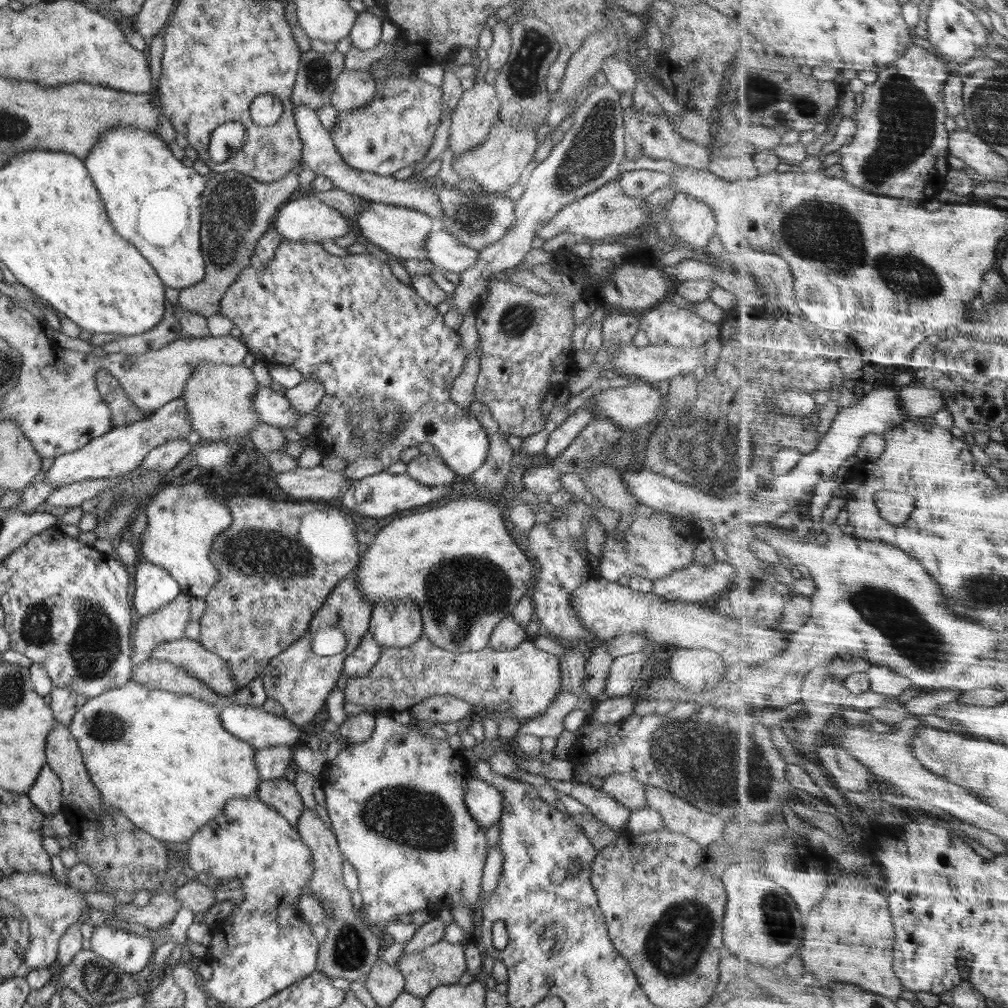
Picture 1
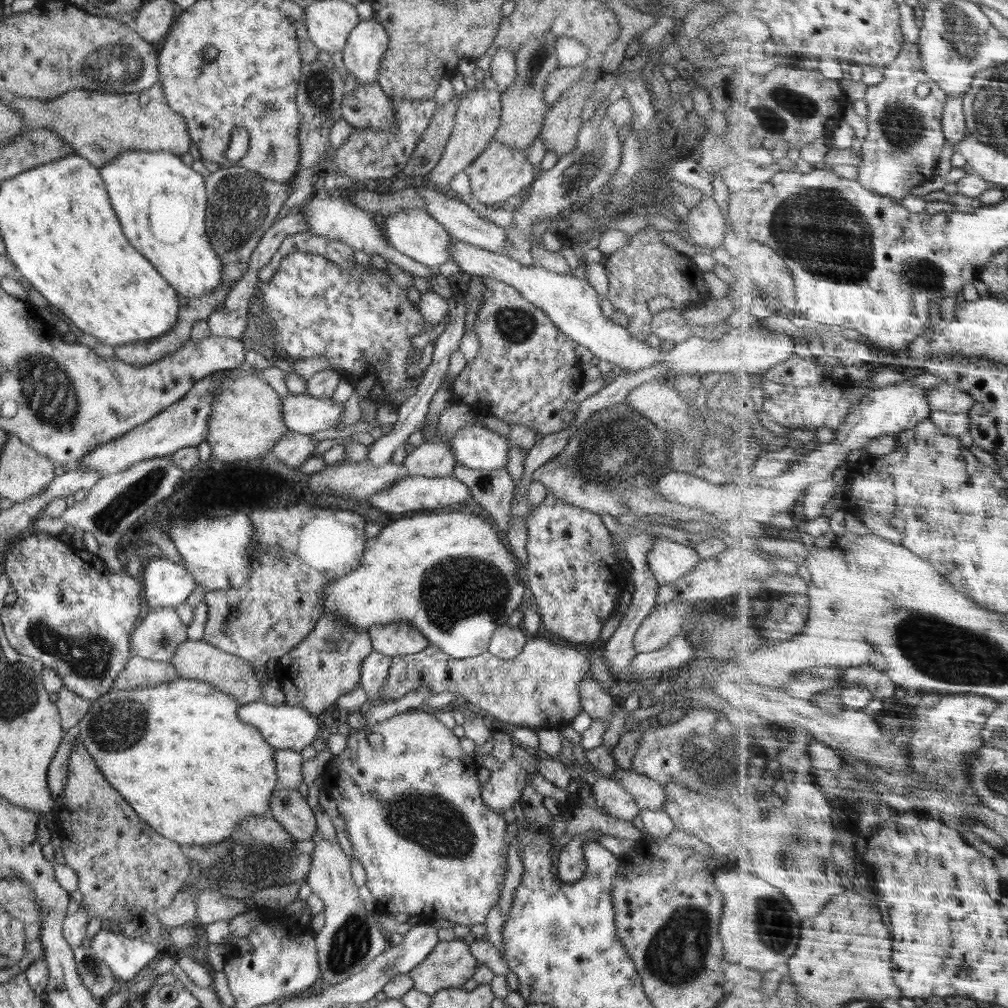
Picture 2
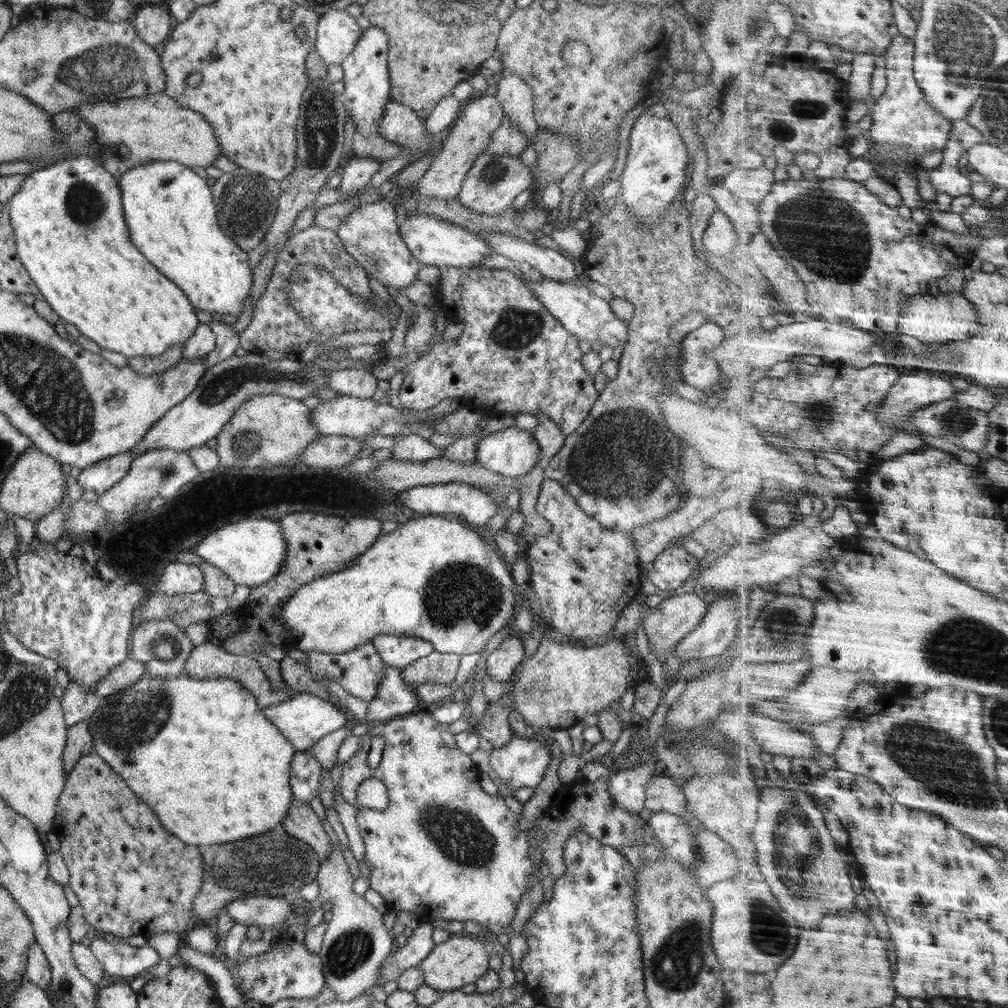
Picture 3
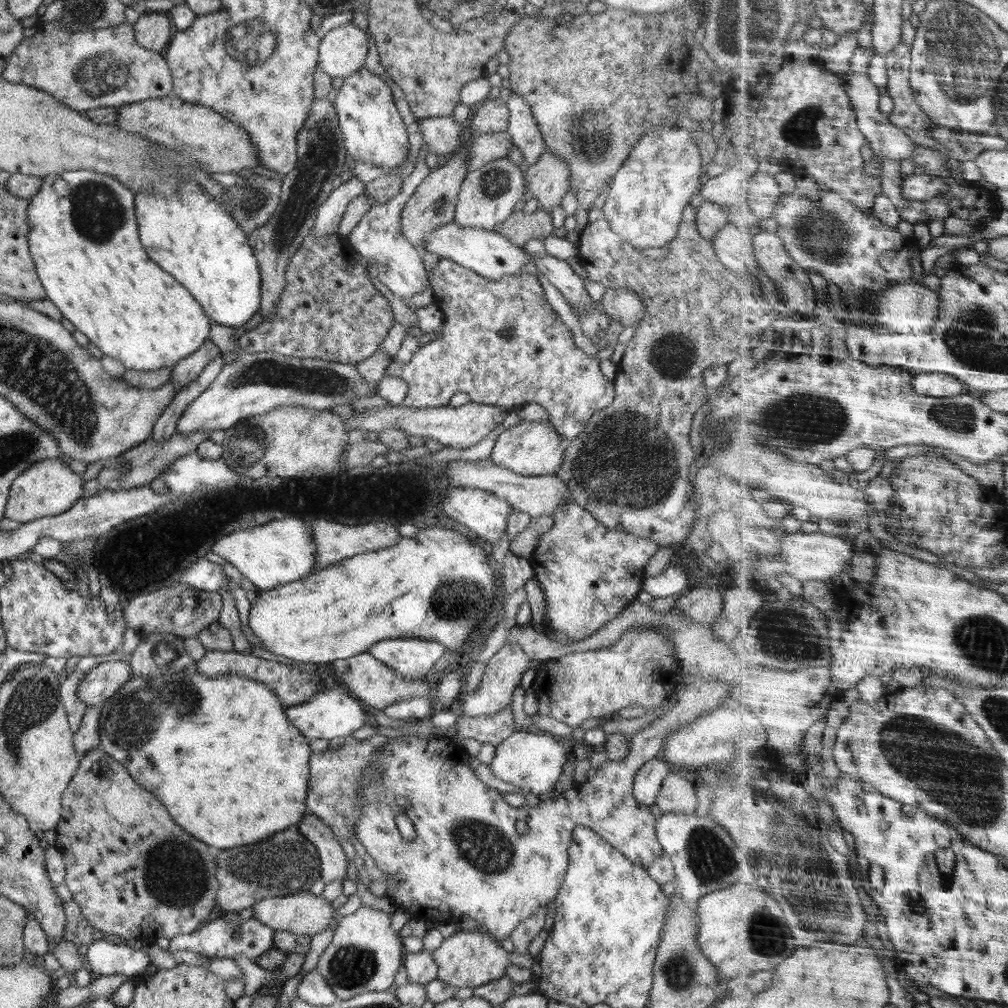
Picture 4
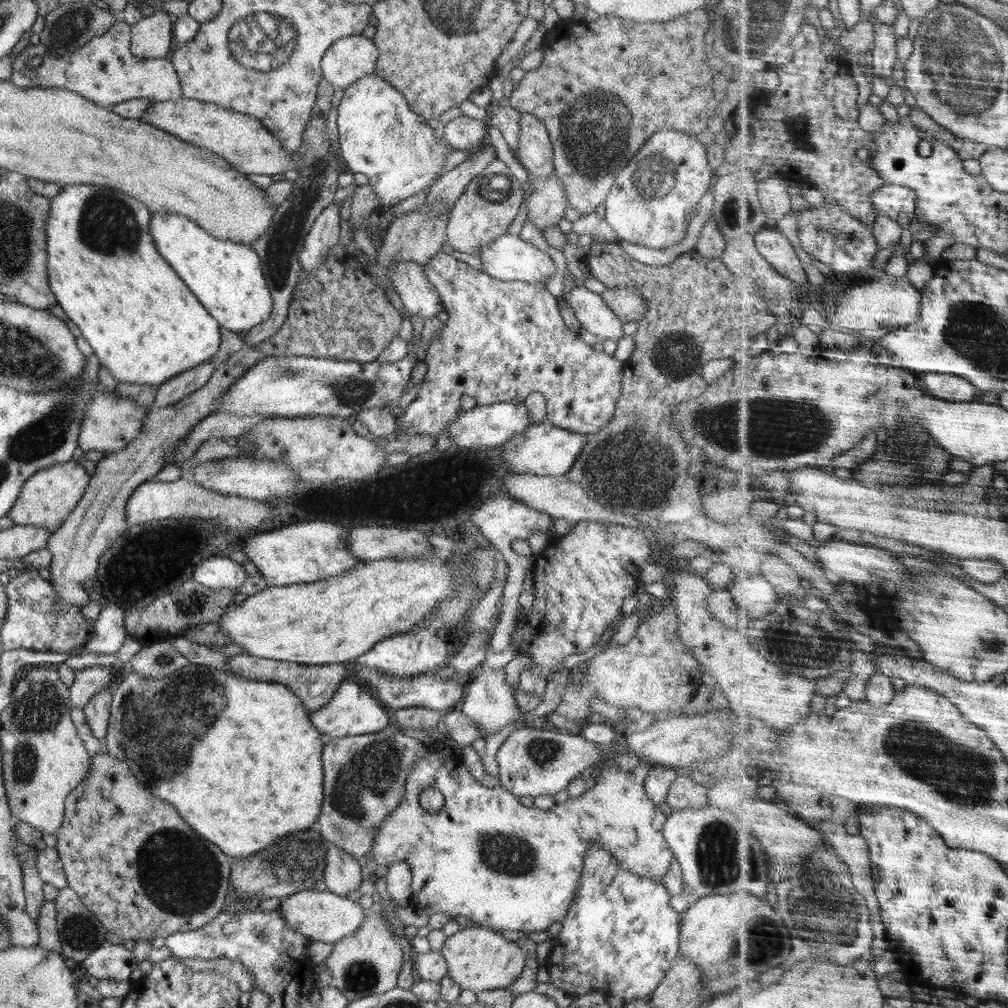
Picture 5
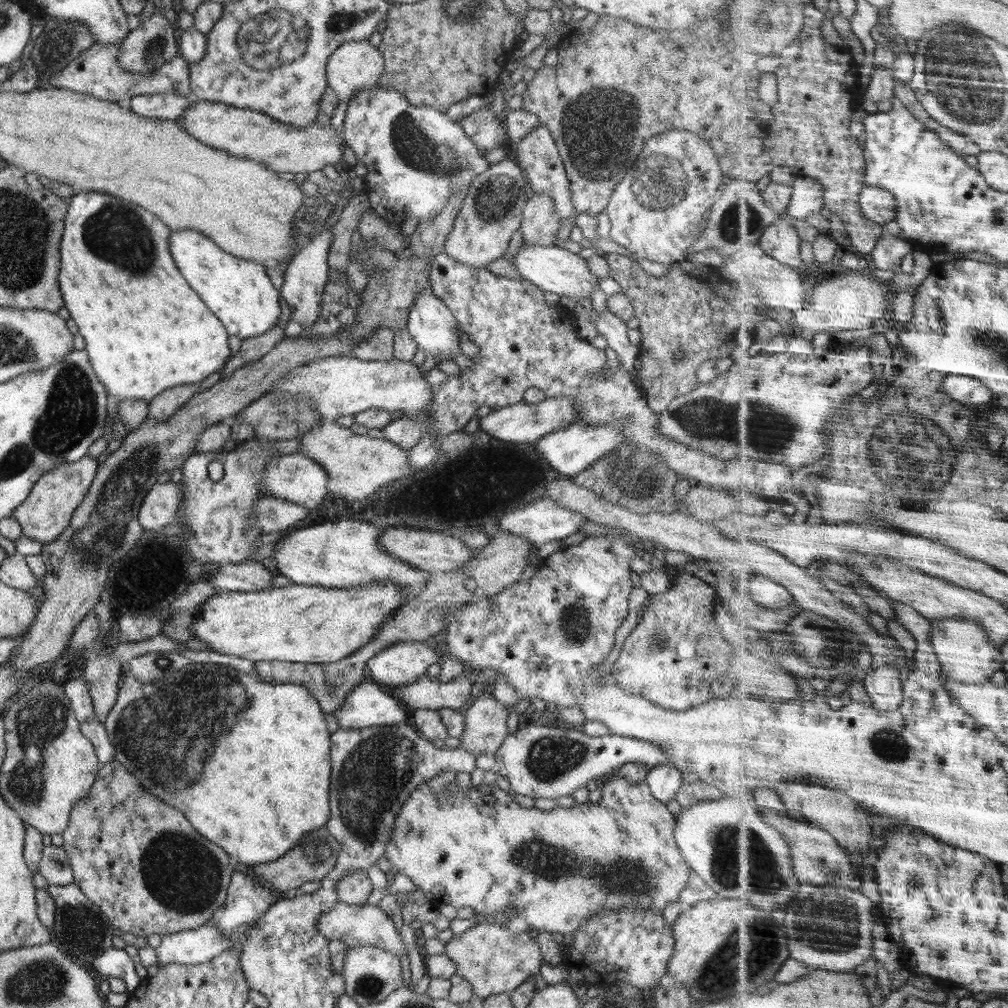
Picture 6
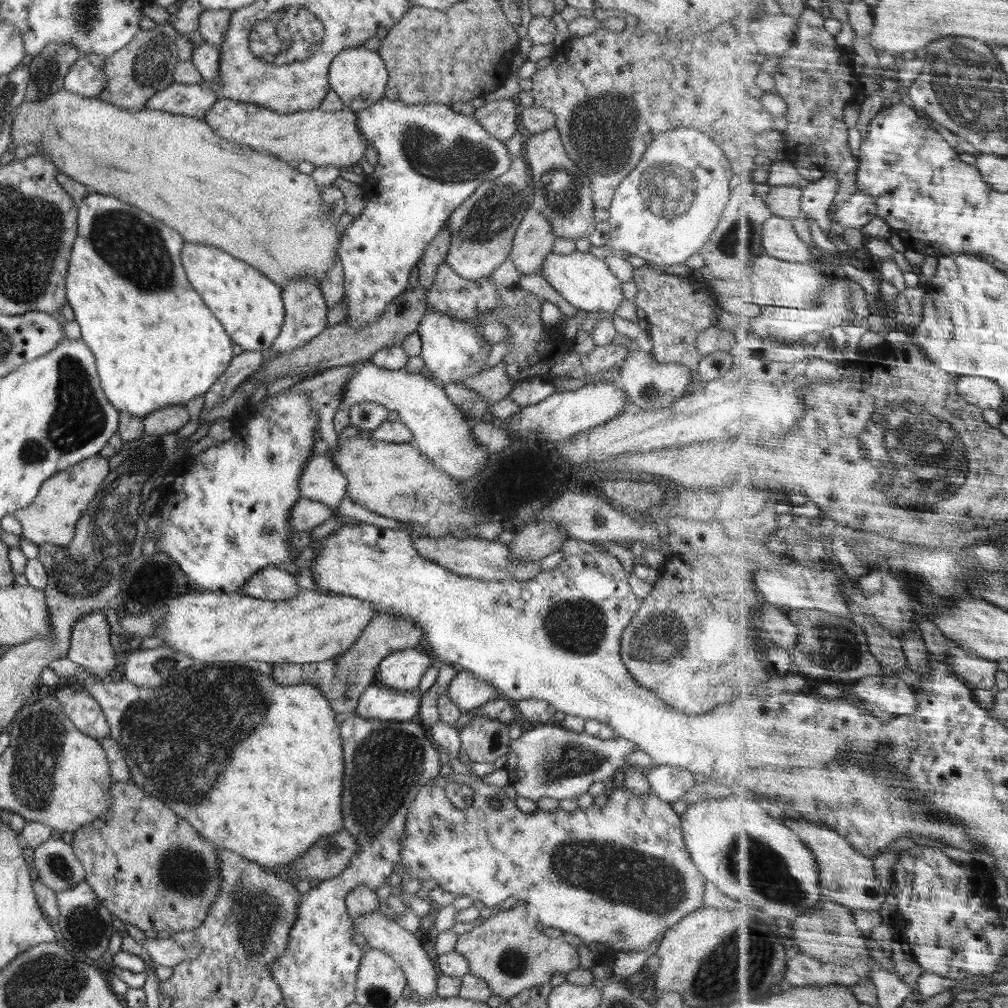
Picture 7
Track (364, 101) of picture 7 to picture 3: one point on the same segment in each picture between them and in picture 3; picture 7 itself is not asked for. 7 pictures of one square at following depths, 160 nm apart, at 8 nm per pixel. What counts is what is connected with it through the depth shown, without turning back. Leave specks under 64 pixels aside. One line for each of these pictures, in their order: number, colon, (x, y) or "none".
3: (337, 31)
4: (342, 51)
5: (350, 58)
6: (356, 65)

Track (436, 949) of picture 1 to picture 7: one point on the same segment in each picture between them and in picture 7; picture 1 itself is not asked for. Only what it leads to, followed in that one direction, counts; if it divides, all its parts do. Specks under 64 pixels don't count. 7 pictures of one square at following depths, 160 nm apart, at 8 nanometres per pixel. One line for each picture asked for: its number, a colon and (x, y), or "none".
2: (450, 964)
3: (462, 959)
4: (470, 958)
5: (478, 958)
6: (492, 958)
7: (509, 956)

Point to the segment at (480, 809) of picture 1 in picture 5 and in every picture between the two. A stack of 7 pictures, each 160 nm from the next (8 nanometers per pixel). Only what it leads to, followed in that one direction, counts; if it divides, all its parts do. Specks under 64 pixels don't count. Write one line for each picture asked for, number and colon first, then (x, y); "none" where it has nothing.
2: (502, 792)
3: (522, 763)
4: (530, 760)
5: (535, 760)

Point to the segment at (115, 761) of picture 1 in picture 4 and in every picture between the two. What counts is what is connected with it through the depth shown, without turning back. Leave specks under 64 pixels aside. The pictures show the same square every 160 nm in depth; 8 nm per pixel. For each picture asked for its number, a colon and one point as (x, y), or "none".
2: (179, 754)
3: (204, 756)
4: (251, 774)

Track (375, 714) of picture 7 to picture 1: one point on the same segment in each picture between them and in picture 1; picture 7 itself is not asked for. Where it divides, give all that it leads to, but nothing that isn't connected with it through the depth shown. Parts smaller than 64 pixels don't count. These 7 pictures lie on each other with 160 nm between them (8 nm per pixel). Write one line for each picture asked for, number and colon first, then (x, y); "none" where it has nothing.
1: (252, 724)
2: (284, 726)
3: (303, 719)
4: (332, 713)
5: (352, 710)
6: (367, 705)

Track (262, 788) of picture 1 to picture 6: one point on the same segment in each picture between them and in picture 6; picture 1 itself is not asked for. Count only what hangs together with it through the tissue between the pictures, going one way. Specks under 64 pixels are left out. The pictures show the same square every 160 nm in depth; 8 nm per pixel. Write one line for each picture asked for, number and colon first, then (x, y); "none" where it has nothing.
2: (288, 807)
3: (302, 823)
4: (333, 860)
5: (342, 874)
6: (354, 888)

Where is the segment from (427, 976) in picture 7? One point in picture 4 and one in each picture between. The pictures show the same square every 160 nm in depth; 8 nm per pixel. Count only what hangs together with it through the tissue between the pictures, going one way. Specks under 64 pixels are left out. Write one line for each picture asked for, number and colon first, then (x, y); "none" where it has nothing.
4: (305, 913)
5: (319, 915)
6: (356, 926)

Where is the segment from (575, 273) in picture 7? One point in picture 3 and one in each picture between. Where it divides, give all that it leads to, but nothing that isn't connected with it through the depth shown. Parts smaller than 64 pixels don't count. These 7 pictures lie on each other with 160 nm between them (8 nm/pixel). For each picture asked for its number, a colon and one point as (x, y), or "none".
3: (433, 241)
4: (489, 254)
5: (508, 257)
6: (552, 269)

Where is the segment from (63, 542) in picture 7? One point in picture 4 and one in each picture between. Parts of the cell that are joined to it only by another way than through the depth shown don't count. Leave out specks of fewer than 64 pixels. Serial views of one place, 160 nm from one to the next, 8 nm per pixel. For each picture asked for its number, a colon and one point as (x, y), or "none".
4: (49, 487)
5: (46, 499)
6: (46, 512)

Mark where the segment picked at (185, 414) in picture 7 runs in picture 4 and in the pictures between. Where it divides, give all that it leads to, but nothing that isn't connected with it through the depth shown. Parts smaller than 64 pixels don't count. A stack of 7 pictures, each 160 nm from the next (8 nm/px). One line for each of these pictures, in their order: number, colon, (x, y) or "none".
4: (186, 370)
5: (171, 391)
6: (161, 407)

